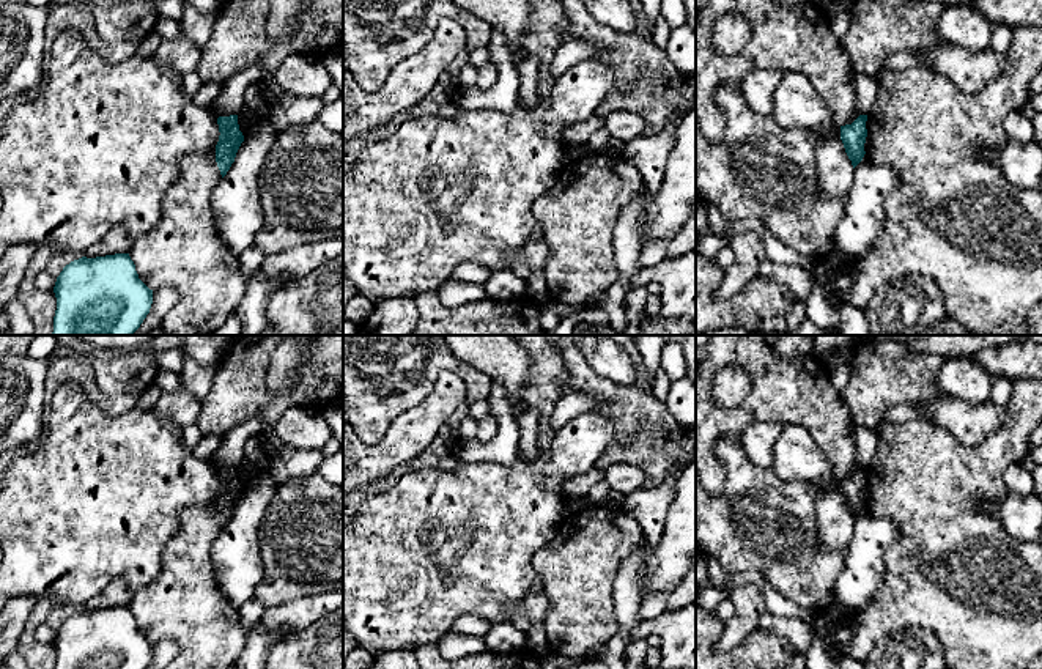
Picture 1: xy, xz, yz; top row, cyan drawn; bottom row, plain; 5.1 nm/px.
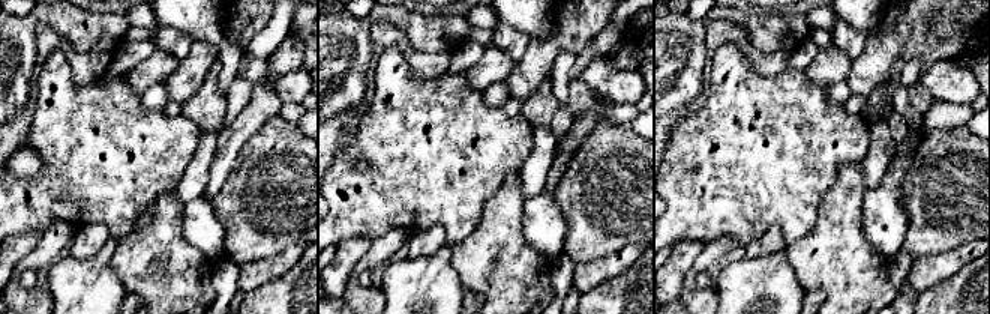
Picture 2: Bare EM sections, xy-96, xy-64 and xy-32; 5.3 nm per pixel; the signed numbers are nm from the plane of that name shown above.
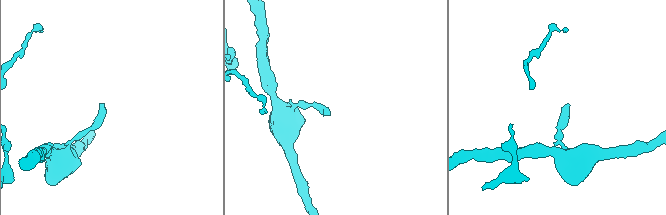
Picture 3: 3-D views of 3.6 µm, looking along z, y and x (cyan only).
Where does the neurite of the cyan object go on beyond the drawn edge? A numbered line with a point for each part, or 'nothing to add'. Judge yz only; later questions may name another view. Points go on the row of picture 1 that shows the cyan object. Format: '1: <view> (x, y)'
nothing to add

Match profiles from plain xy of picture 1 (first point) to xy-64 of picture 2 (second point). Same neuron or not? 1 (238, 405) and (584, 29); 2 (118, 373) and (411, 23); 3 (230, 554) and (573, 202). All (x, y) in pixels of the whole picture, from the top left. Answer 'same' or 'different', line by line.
1: same
2: same
3: different

